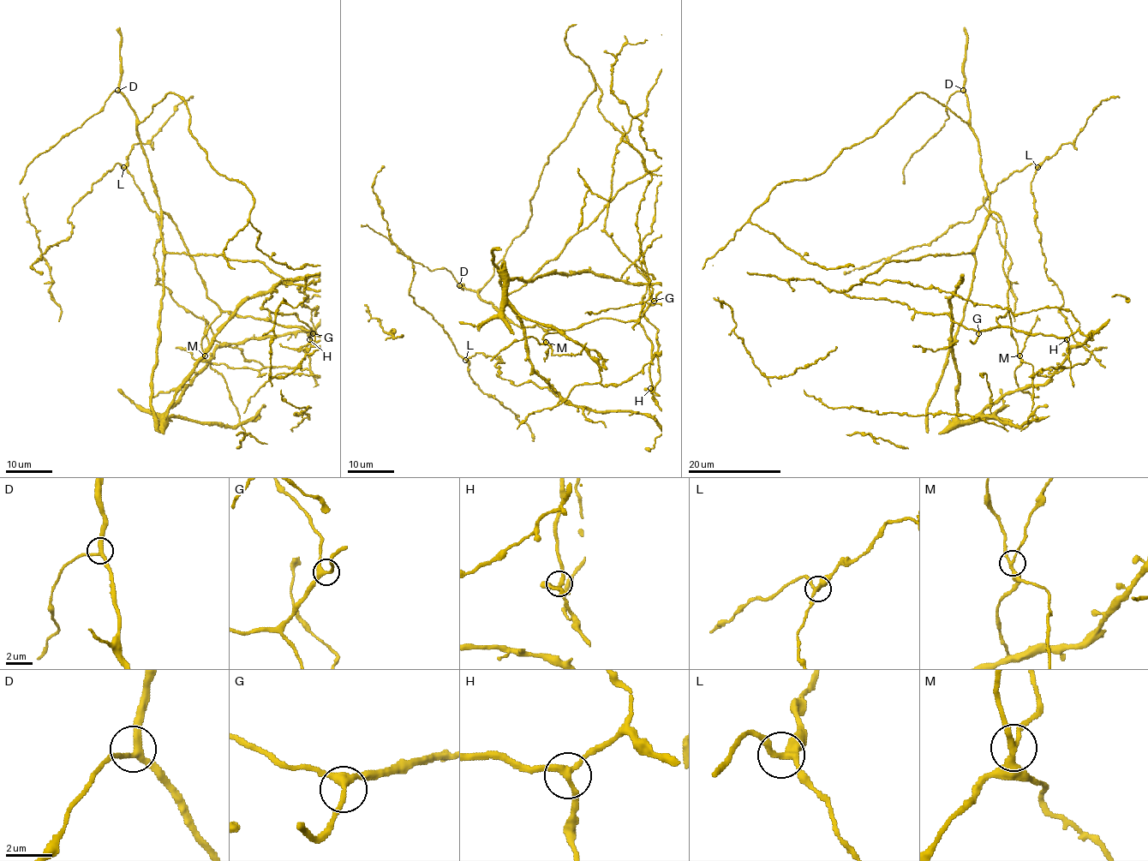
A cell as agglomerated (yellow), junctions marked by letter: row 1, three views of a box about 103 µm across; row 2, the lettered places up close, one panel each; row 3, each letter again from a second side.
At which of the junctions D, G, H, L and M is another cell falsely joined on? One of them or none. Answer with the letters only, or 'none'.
M

